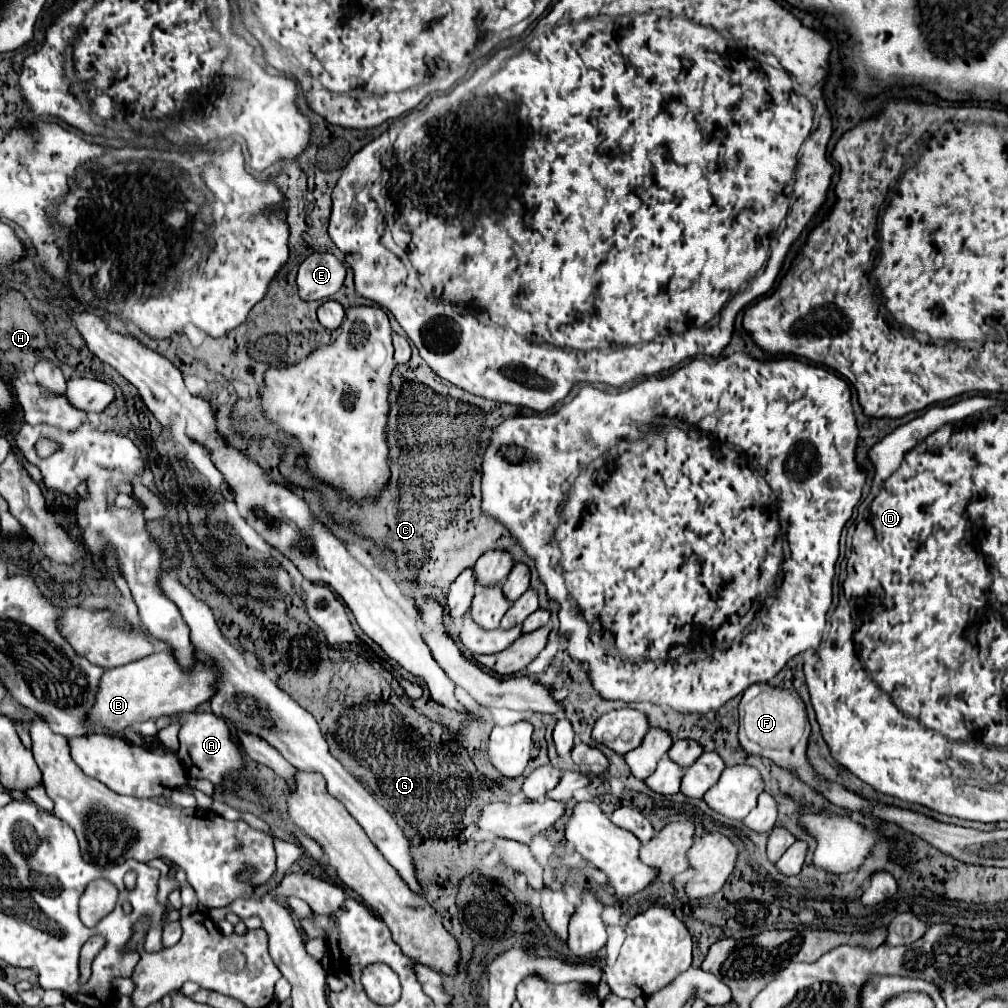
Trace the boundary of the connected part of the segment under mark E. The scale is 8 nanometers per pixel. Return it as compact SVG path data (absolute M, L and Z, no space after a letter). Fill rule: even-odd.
M310 254L298 268L296 284L302 300L328 300L344 282L346 268L334 254Z

